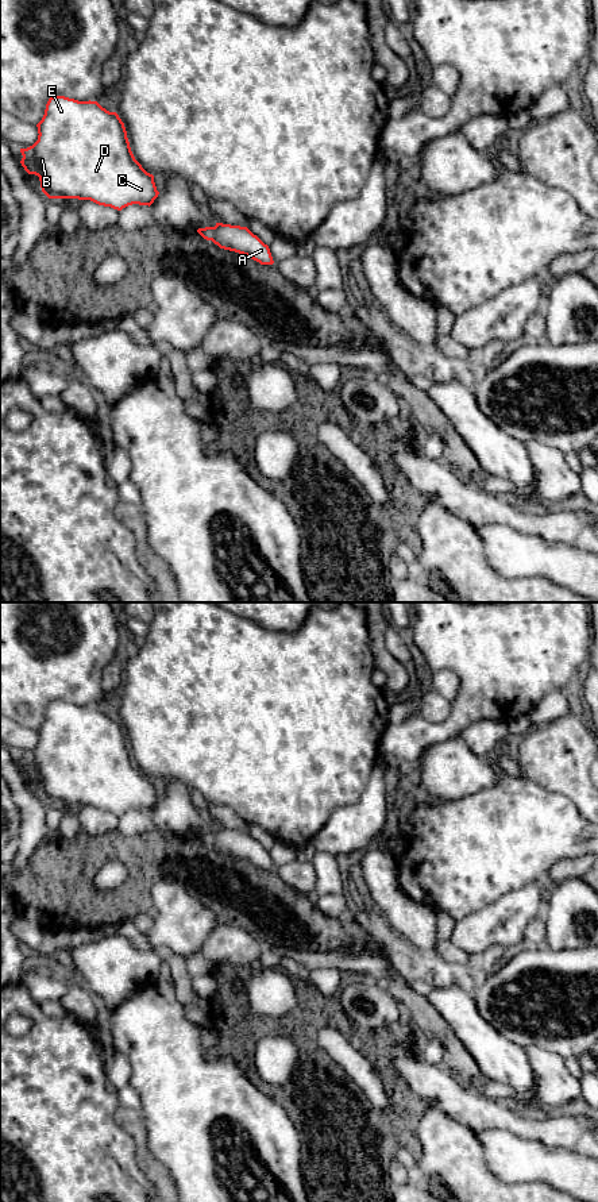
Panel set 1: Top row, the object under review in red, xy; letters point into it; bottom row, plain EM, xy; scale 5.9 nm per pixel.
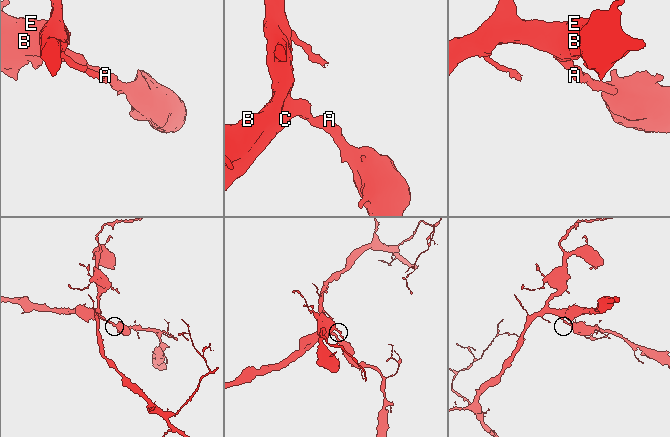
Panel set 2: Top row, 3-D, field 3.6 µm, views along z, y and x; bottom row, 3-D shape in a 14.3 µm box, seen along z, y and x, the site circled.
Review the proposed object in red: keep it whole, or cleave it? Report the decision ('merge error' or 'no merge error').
no merge error

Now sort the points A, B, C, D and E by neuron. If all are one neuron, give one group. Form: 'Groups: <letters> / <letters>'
Groups: A B C D E

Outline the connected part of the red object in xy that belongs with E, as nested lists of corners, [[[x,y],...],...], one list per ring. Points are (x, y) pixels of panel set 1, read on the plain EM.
[[[65,701],[49,704],[42,725],[36,729],[38,746],[20,754],[20,768],[28,779],[39,782],[49,804],[90,805],[121,816],[139,809],[151,810],[158,802],[154,781],[135,764],[124,728],[97,706],[78,706]]]

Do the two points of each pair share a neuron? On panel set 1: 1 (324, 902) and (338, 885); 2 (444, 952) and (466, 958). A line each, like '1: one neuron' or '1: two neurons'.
1: two neurons
2: one neuron

